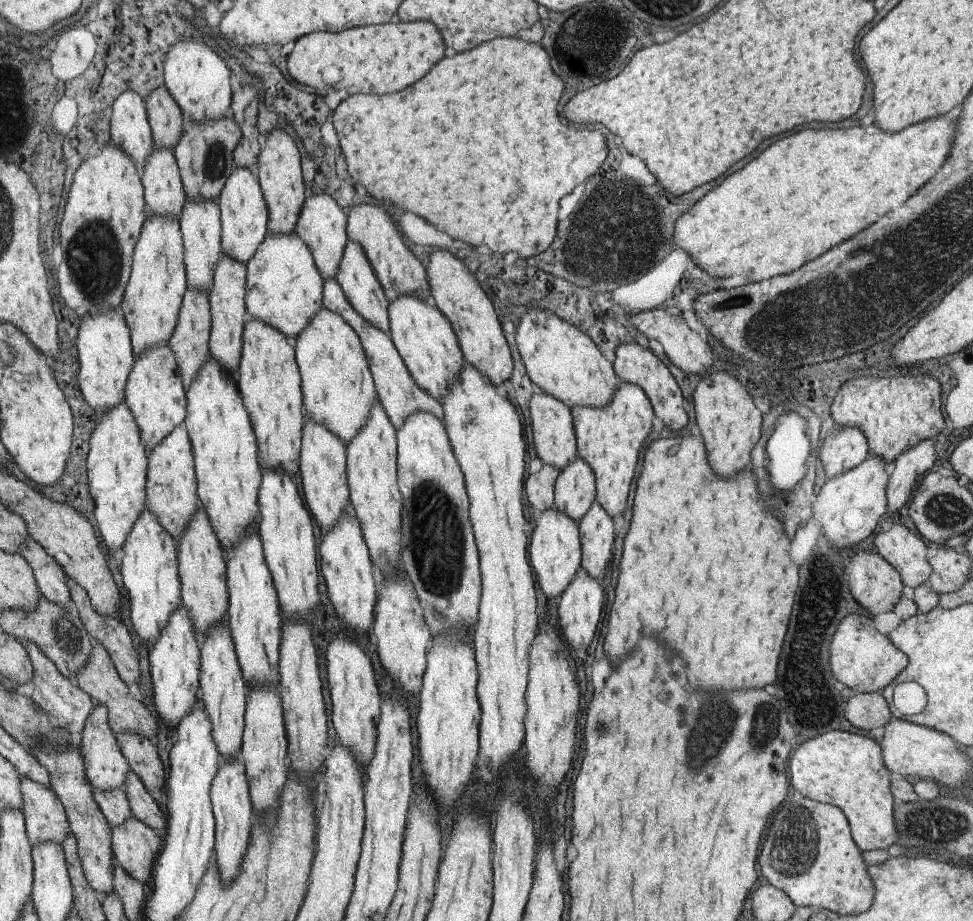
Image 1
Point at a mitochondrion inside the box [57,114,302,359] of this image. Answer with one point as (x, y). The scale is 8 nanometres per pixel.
(95, 266)

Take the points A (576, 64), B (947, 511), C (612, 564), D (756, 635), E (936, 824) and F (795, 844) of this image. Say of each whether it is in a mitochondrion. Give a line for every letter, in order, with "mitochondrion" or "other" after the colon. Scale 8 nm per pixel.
A: other
B: mitochondrion
C: other
D: other
E: mitochondrion
F: mitochondrion

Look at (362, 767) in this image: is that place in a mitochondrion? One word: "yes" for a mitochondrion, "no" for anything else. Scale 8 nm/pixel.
no

